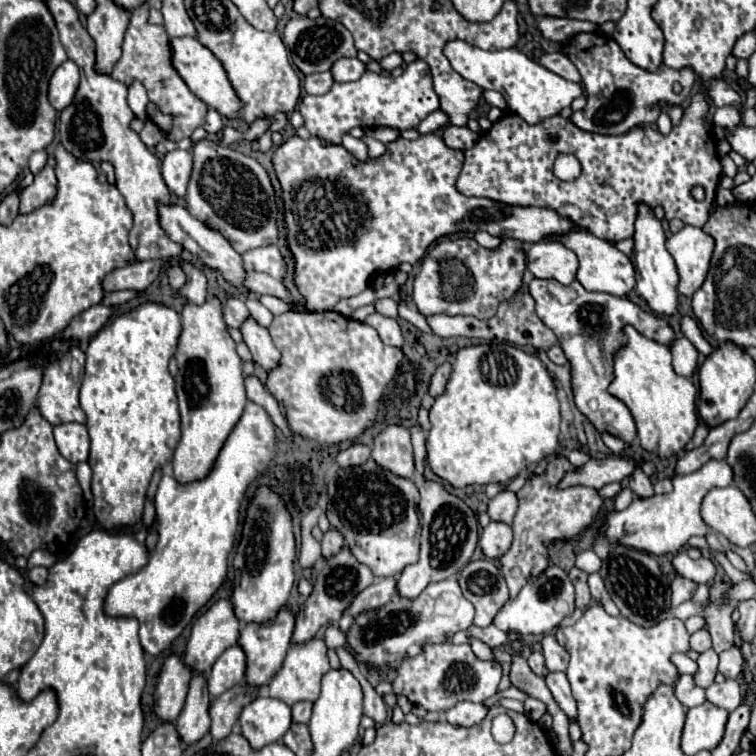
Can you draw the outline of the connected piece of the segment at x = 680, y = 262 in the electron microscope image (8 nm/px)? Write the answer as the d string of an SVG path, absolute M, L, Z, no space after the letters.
M684 226L678 234L672 234L666 240L666 248L676 260L676 268L680 274L678 292L691 298L702 286L710 268L714 238L706 234L702 228Z

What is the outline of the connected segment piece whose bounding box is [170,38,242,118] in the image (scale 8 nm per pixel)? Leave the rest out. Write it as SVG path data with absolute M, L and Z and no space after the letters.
M172 38L172 64L178 70L178 74L184 78L188 88L192 90L194 96L198 96L206 106L218 110L224 118L238 118L242 114L242 100L238 100L238 94L234 92L226 70L222 68L222 62L206 48L202 46L196 38Z

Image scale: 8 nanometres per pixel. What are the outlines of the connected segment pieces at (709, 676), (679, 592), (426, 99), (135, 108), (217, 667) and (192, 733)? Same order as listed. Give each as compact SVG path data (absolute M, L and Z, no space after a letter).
M714 652L714 656L700 654L700 658L698 658L698 672L694 676L696 684L702 686L702 688L708 688L714 682L716 666L718 666L718 654L716 652Z
M676 576L672 580L672 584L670 584L670 588L672 588L672 608L676 608L678 604L682 604L684 600L690 600L692 594L694 594L694 590L696 590L696 586L698 586L696 582L686 580L684 576Z
M416 60L406 66L402 76L384 76L366 70L356 82L334 82L330 92L322 96L304 96L300 100L300 114L308 132L326 144L340 144L340 138L352 128L378 128L388 126L396 130L410 130L420 124L428 114L440 108L438 94L432 88L430 68L424 60Z
M134 82L128 88L128 106L134 112L134 118L148 122L148 112L146 112L148 96L146 96L146 90L144 90L144 86L140 82Z
M230 646L222 656L214 662L208 676L208 692L212 696L220 696L224 690L236 686L244 680L246 656L240 646Z
M194 674L190 680L190 690L188 690L184 710L176 720L178 738L186 746L198 742L210 728L210 716L208 716L210 694L204 690L204 686L206 686L204 676Z

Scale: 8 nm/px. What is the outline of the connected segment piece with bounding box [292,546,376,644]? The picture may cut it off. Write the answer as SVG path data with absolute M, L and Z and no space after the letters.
M346 546L342 548L342 552L338 552L338 554L330 556L330 558L320 558L312 566L312 578L310 578L310 582L312 582L314 590L306 598L306 602L300 606L300 612L296 614L296 628L294 628L292 642L304 644L310 638L314 638L316 632L330 622L330 618L340 618L346 612L346 608L350 608L354 596L358 596L374 580L376 578L370 572L370 568L366 568L362 562L354 560L354 554Z

